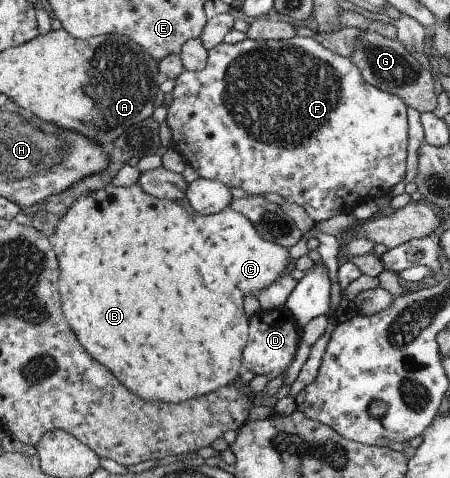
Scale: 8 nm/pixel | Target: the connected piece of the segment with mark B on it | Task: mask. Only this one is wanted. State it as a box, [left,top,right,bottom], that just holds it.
[49,183,248,404]

